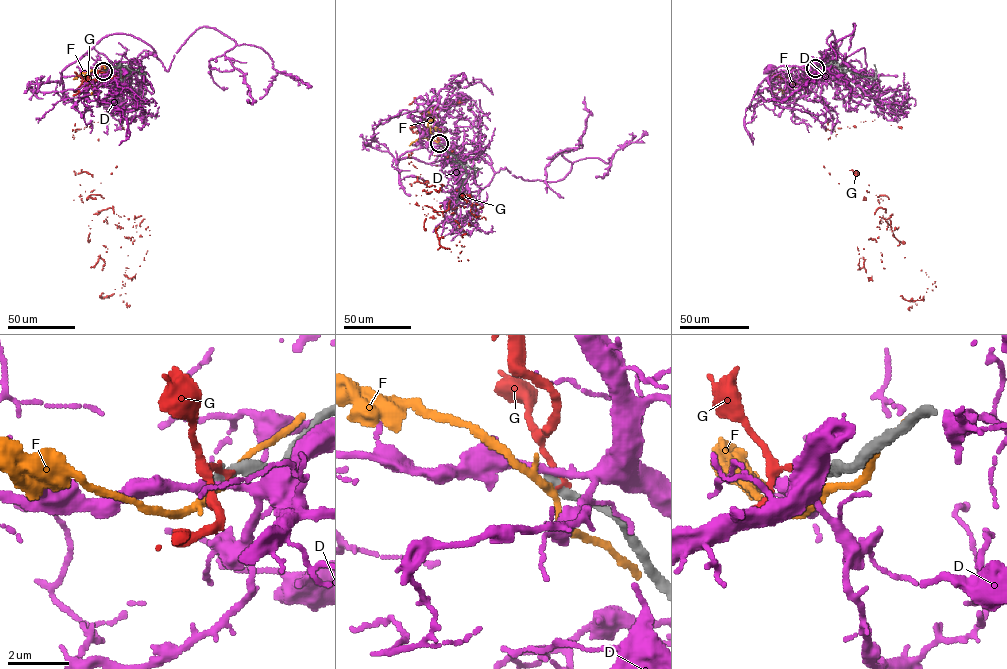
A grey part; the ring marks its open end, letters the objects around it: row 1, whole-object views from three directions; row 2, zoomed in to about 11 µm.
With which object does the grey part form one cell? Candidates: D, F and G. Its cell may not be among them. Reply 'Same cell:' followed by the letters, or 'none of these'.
Same cell: none of these

